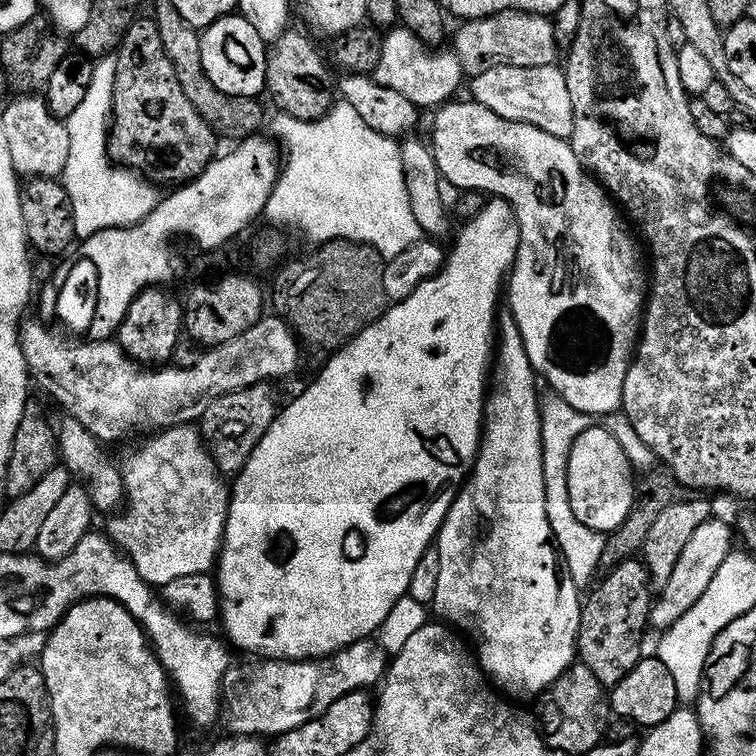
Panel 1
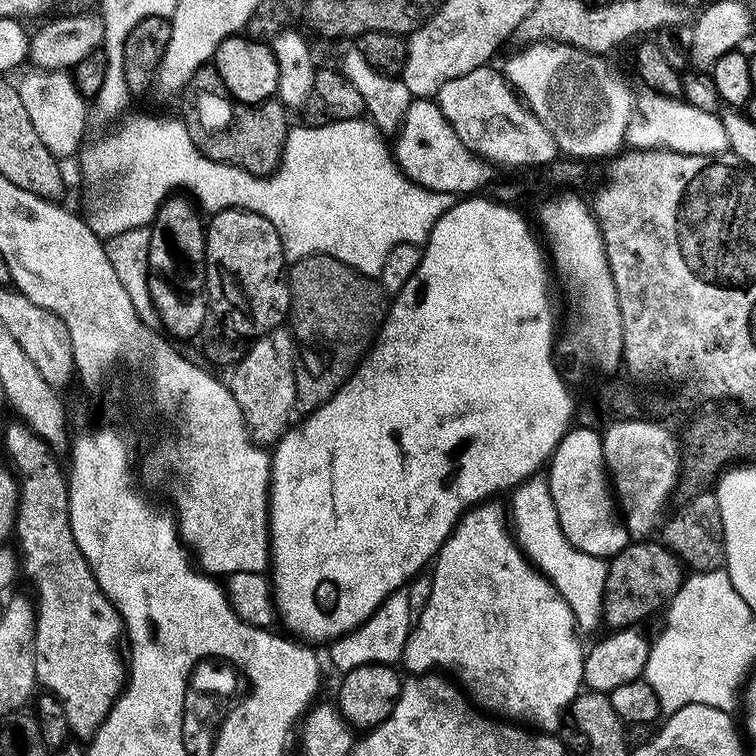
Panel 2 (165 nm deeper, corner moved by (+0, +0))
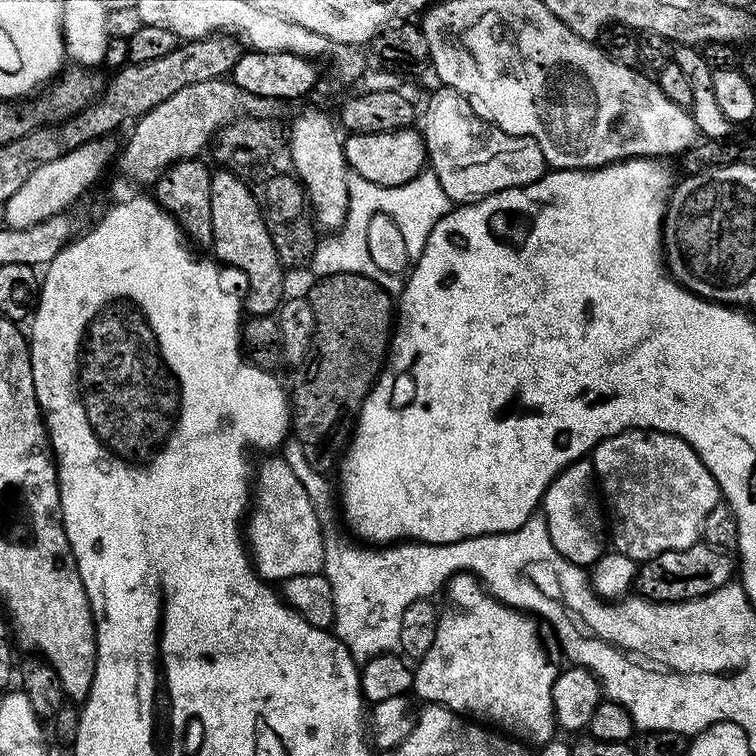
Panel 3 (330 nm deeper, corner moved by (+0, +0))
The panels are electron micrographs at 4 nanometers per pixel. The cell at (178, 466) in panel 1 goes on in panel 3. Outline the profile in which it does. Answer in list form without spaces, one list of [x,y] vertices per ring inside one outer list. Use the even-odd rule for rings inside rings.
[[[272,454],[269,460],[264,460],[260,464],[260,473],[255,473],[254,476],[254,495],[250,500],[250,511],[246,516],[246,544],[250,549],[250,559],[256,565],[256,573],[262,579],[269,582],[283,582],[301,576],[302,574],[314,574],[315,572],[323,573],[324,571],[324,538],[326,535],[325,529],[320,529],[320,520],[322,520],[321,513],[316,511],[316,504],[310,502],[310,494],[306,494],[306,486],[302,486],[302,482],[298,482],[298,474],[294,474],[294,470],[290,470],[290,466],[284,461],[283,455]]]

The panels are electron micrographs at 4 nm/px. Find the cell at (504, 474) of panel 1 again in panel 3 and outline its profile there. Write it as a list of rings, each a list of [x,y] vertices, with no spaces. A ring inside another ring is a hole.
[[[471,572],[456,573],[443,589],[443,596],[444,604],[439,609],[437,633],[434,634],[433,645],[415,665],[412,692],[420,695],[421,701],[441,704],[452,712],[475,718],[525,745],[549,744],[558,732],[552,713],[552,691],[558,668],[552,665],[552,660],[540,641],[537,621],[529,613],[497,600]]]

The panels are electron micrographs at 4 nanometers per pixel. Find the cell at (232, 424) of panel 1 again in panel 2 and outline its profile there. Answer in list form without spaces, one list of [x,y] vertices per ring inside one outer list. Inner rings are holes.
[[[281,326],[255,337],[247,345],[244,357],[231,369],[232,377],[227,377],[228,389],[242,410],[248,434],[261,446],[275,445],[289,427],[288,419],[294,416],[297,359],[298,349],[292,333]]]

